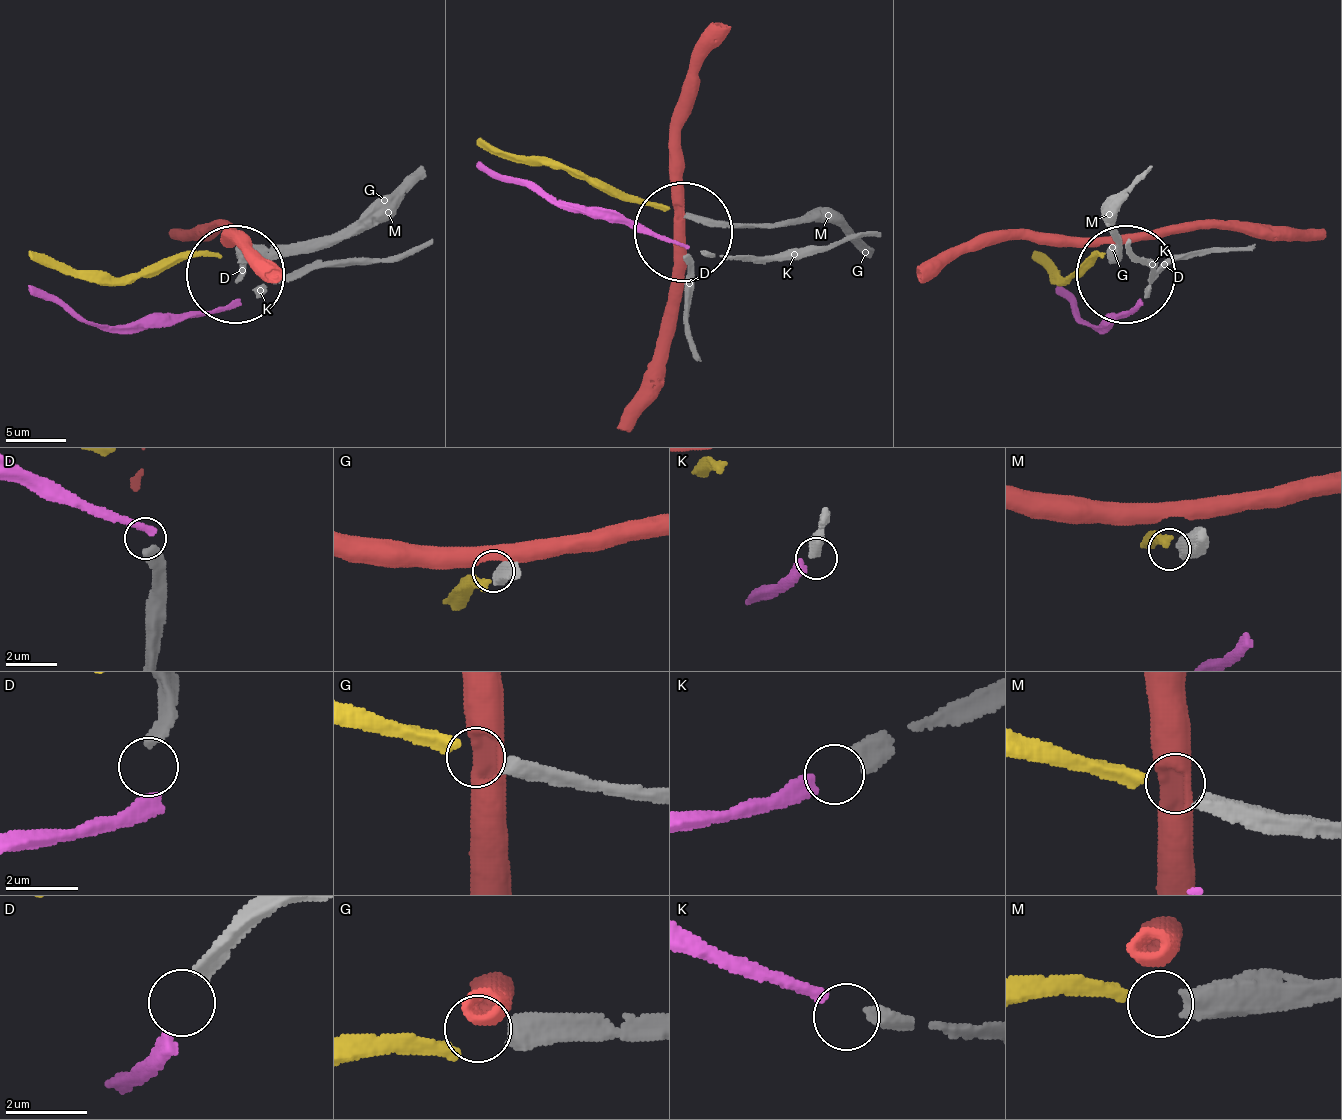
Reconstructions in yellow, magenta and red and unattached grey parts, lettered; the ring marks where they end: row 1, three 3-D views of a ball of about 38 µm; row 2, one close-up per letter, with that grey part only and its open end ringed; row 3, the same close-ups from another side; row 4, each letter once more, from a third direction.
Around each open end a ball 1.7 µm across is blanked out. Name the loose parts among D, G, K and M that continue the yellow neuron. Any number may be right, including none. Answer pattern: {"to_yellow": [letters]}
{"to_yellow": ["M"]}

